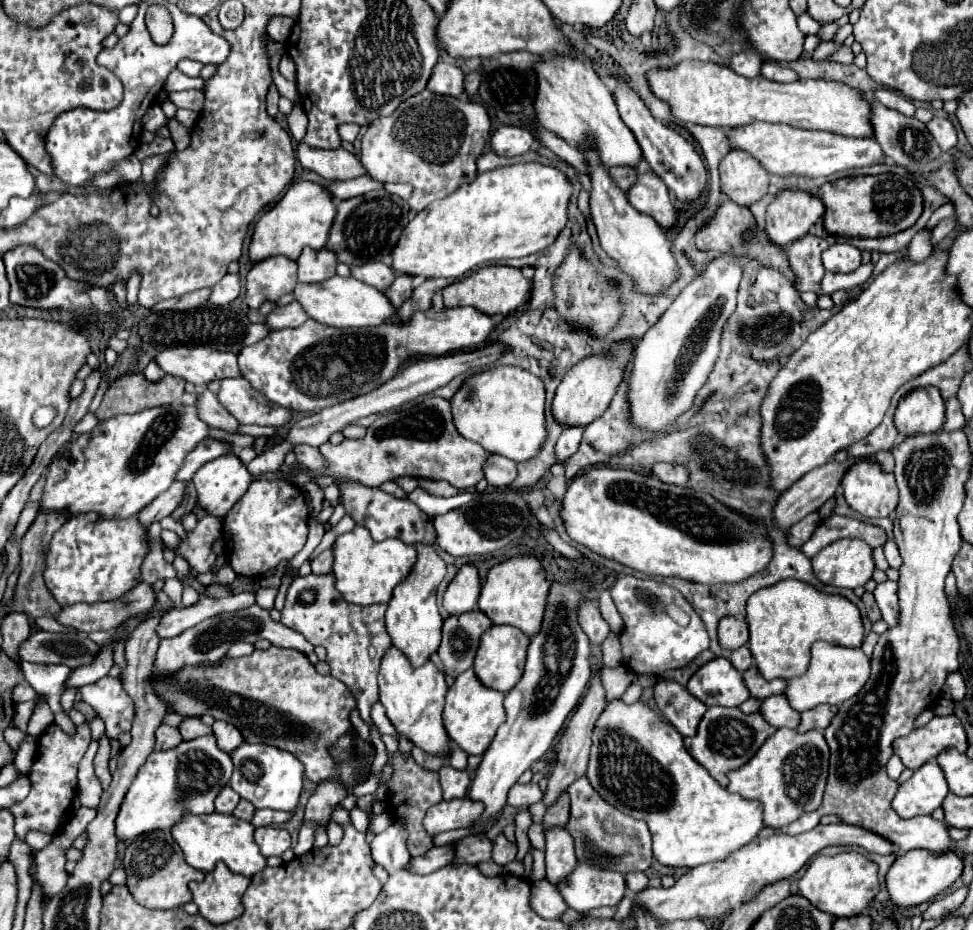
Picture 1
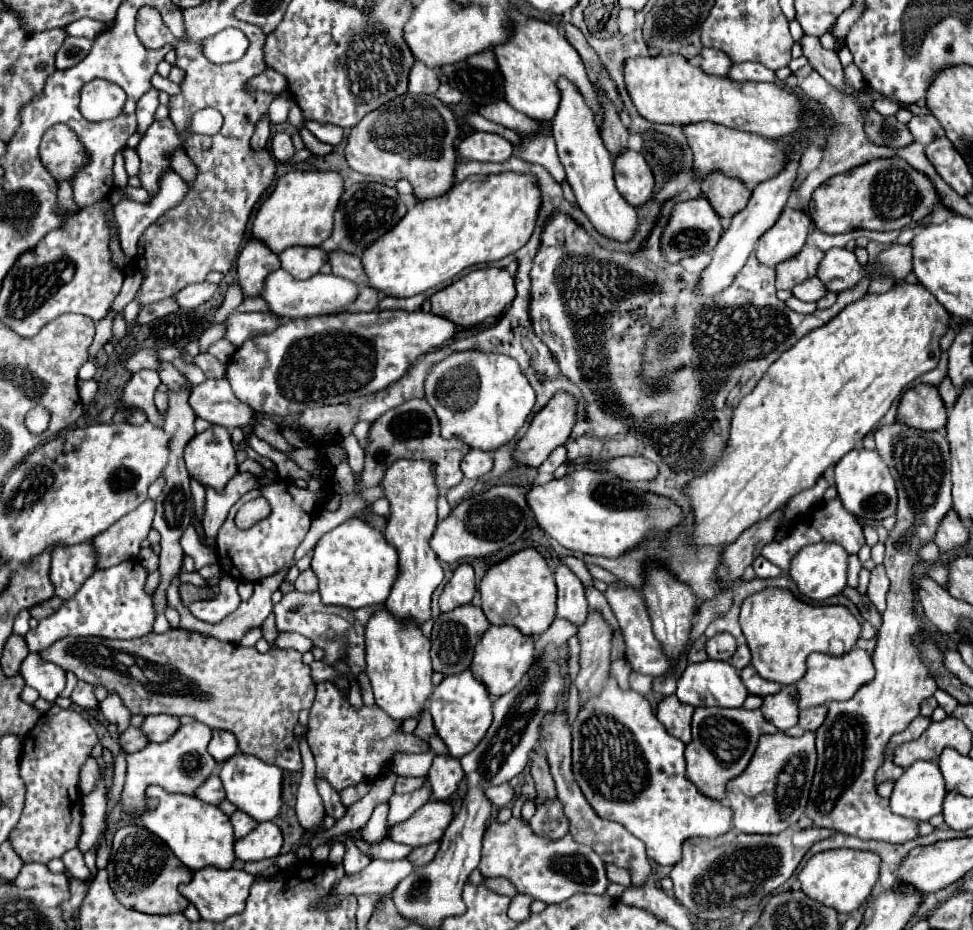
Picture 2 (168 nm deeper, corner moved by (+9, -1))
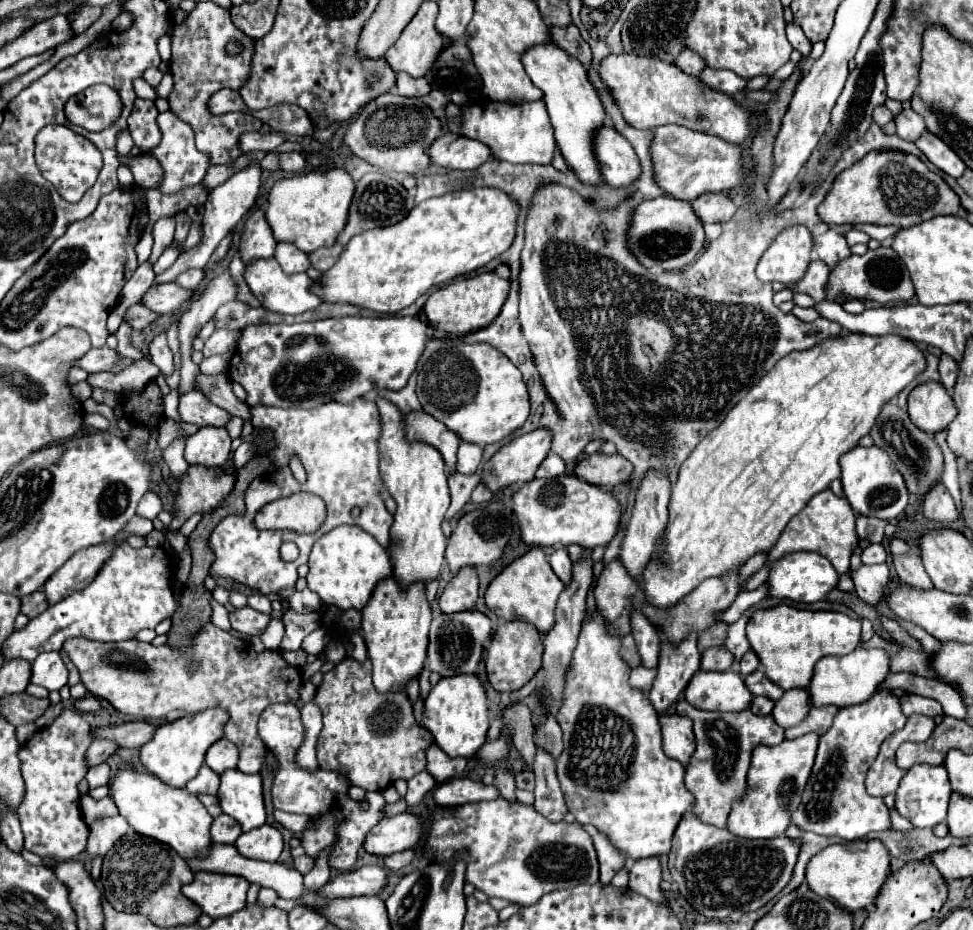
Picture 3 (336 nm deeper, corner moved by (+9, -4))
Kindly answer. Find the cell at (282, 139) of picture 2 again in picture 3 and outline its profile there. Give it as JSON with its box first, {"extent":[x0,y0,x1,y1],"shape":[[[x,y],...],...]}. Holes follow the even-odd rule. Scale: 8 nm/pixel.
{"extent":[243,133,285,153],"shape":[[[245,133],[243,135],[243,153],[249,151],[275,151],[285,143],[285,137],[281,133]]]}

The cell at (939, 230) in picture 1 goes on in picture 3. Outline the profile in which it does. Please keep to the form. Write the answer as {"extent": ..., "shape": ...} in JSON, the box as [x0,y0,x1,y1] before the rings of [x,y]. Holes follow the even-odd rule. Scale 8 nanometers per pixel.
{"extent":[825,247,915,303],"shape":[[[879,247],[875,251],[867,251],[861,257],[851,255],[847,259],[841,259],[829,273],[829,281],[825,287],[825,301],[829,303],[837,303],[839,299],[871,299],[879,303],[889,303],[909,301],[913,295],[915,291],[907,267],[903,267],[899,255],[891,247]]]}

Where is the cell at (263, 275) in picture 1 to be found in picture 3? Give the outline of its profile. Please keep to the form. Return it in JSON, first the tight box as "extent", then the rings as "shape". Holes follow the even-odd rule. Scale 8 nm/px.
{"extent":[239,211,275,265],"shape":[[[253,211],[247,217],[245,229],[241,233],[239,253],[245,265],[251,265],[251,261],[257,259],[269,259],[275,255],[275,239],[271,233],[271,227],[265,221],[263,211]]]}

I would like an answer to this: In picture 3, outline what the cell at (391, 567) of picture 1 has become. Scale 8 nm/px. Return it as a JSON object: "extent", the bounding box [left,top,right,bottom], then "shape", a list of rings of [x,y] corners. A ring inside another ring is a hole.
{"extent":[307,525,393,611],"shape":[[[339,525],[313,545],[309,555],[307,587],[311,587],[311,591],[315,591],[327,605],[361,611],[369,603],[379,581],[385,581],[391,575],[393,569],[389,553],[377,543],[373,535],[365,533],[357,525]]]}

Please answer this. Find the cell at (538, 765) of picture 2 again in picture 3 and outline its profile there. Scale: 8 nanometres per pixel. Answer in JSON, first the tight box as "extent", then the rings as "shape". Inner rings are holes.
{"extent":[505,703,535,765],"shape":[[[519,703],[509,709],[505,709],[505,721],[513,729],[513,745],[523,757],[527,765],[533,765],[535,761],[535,743],[533,743],[533,715],[527,705]]]}

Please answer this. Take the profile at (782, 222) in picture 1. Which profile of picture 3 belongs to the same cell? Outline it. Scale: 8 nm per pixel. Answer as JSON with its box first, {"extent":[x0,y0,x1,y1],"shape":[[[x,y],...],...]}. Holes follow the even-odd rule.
{"extent":[757,225,811,283],"shape":[[[805,225],[785,227],[763,253],[757,265],[757,277],[769,283],[799,281],[811,261],[811,247],[811,233]]]}

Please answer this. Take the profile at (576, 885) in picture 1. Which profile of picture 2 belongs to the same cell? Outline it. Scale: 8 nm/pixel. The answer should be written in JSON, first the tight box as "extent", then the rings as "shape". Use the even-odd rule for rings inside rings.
{"extent":[479,818,609,904],"shape":[[[509,818],[507,822],[499,820],[489,822],[483,834],[483,856],[479,872],[485,878],[505,876],[515,884],[519,894],[527,894],[545,904],[565,902],[575,892],[605,894],[609,886],[609,880],[605,876],[605,864],[593,848],[575,842],[571,834],[555,842],[551,842],[551,838],[537,836],[533,834],[525,818]]]}

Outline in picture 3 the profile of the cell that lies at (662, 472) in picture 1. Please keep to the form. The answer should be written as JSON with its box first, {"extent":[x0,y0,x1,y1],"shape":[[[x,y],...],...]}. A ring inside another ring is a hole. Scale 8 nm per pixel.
{"extent":[575,453,633,487],"shape":[[[595,453],[577,463],[575,475],[599,487],[615,487],[633,475],[633,465],[619,455]]]}

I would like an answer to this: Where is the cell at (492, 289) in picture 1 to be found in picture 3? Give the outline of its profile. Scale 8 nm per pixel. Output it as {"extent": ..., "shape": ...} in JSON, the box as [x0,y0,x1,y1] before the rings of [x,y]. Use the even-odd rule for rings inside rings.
{"extent":[425,273,509,335],"shape":[[[483,273],[477,277],[467,277],[459,279],[447,287],[441,287],[435,291],[427,303],[425,303],[425,313],[429,317],[429,325],[453,335],[467,335],[471,331],[483,329],[493,319],[499,315],[505,299],[509,293],[509,281],[501,279],[495,273]]]}

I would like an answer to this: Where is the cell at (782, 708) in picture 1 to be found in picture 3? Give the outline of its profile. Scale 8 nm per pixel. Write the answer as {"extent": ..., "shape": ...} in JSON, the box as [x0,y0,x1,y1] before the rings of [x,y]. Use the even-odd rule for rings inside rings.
{"extent":[773,689,809,727],"shape":[[[789,689],[783,693],[779,701],[775,701],[773,717],[781,727],[793,727],[803,721],[803,717],[809,713],[809,693],[807,689]]]}

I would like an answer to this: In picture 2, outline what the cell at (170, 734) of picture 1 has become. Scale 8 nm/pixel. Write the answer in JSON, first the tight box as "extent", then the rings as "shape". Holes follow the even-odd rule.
{"extent":[117,726,149,754],"shape":[[[129,726],[123,734],[119,734],[117,744],[119,744],[127,754],[131,754],[131,752],[137,752],[137,750],[145,748],[145,746],[149,744],[149,740],[147,740],[147,736],[145,736],[139,728]]]}

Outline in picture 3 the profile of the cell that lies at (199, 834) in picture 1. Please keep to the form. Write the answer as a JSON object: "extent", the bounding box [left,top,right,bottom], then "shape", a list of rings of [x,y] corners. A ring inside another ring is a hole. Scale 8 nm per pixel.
{"extent":[111,769,213,861],"shape":[[[125,769],[119,771],[113,779],[111,797],[117,803],[119,815],[123,815],[137,833],[171,845],[171,849],[175,849],[185,861],[205,859],[209,855],[213,845],[209,833],[213,817],[207,813],[203,803],[197,797],[189,795],[185,789],[163,785],[163,781],[159,781],[155,775]]]}

